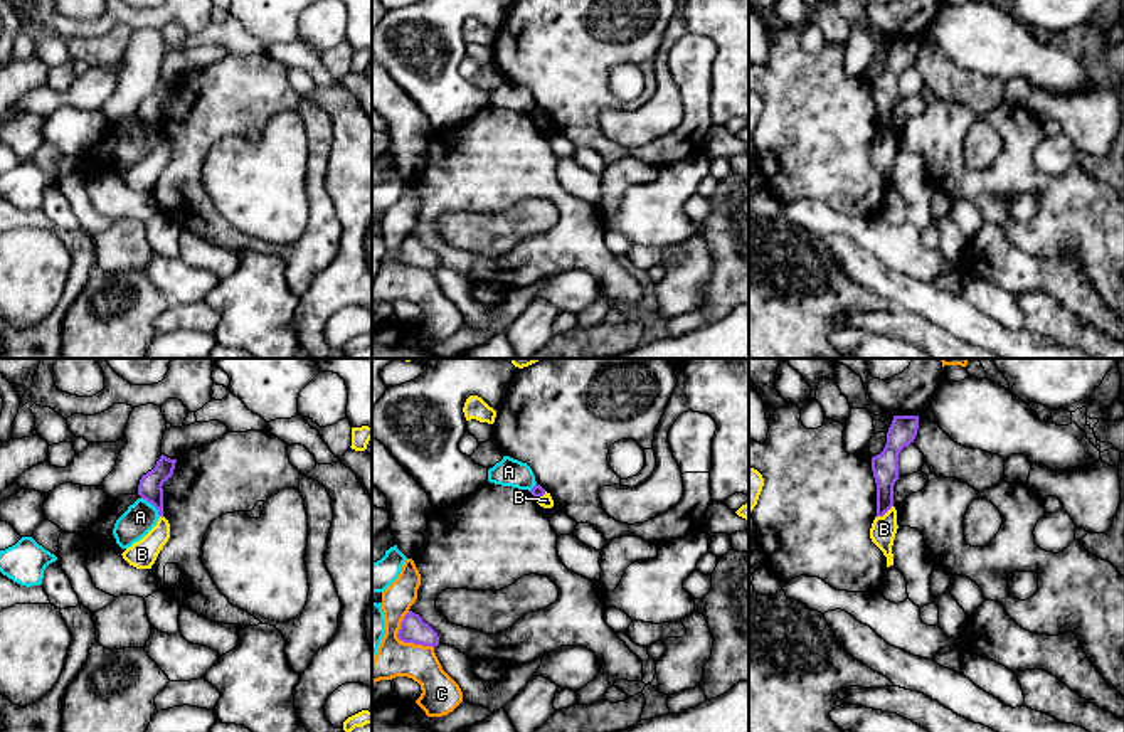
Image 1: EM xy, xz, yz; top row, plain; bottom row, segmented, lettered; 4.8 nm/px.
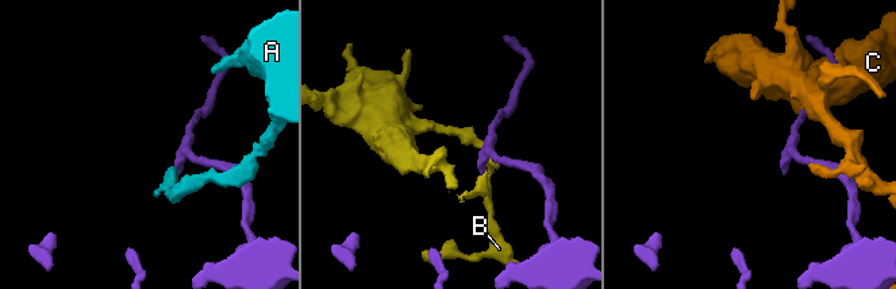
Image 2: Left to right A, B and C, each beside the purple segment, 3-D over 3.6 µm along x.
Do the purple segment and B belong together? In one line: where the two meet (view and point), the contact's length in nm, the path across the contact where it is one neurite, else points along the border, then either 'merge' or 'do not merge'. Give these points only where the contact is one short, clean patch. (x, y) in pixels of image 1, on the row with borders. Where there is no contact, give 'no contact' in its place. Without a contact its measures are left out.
yz (884, 514) | 100 nm | along yz (892, 505), (877, 517) | do not merge

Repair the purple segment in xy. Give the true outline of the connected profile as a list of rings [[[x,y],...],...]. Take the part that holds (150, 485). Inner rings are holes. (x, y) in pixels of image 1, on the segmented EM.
[[[160,456],[155,468],[141,476],[138,485],[138,495],[151,503],[158,515],[163,517],[163,483],[172,478],[177,459]]]

